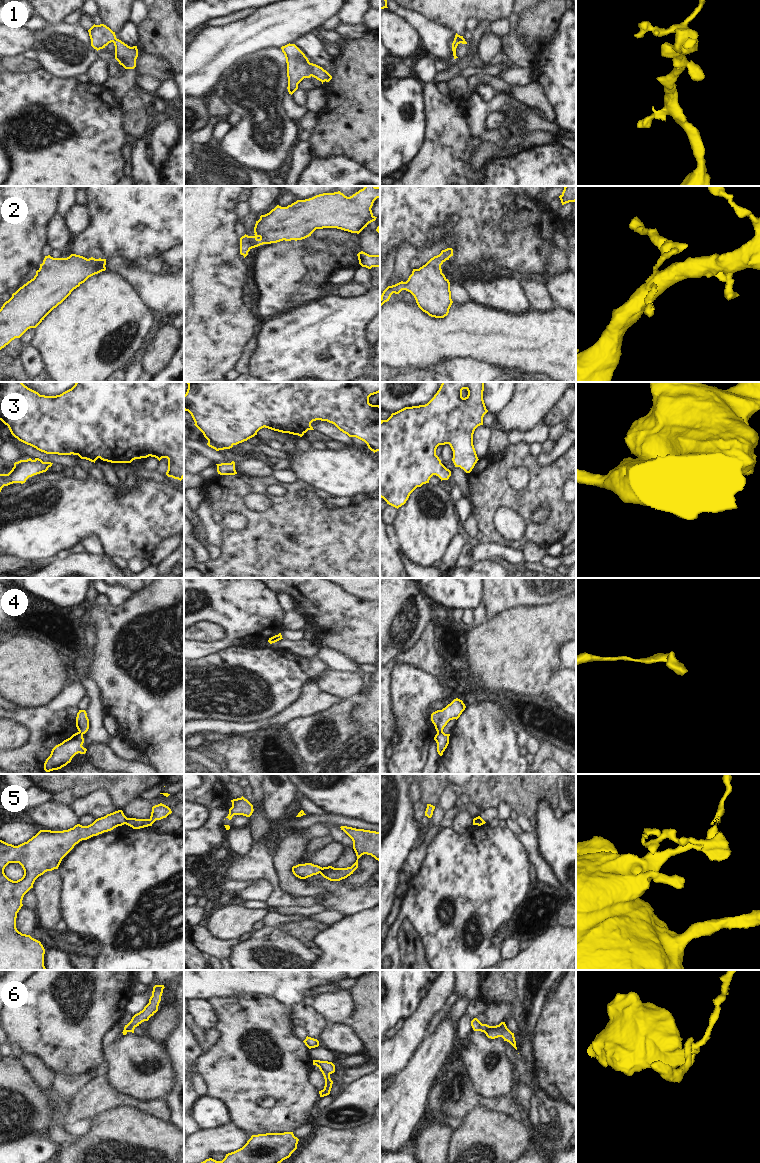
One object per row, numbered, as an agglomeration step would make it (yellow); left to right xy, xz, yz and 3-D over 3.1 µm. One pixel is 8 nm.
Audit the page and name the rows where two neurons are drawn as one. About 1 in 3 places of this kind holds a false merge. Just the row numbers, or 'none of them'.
1, 4, 5, 6

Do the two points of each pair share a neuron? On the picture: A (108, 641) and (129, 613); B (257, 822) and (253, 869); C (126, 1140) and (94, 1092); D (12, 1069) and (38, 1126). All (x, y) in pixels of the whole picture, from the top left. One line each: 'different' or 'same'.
A: same
B: different
C: different
D: same

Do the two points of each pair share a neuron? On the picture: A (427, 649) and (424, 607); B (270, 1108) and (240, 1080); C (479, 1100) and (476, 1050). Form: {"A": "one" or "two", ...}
{"A": "two", "B": "one", "C": "two"}

